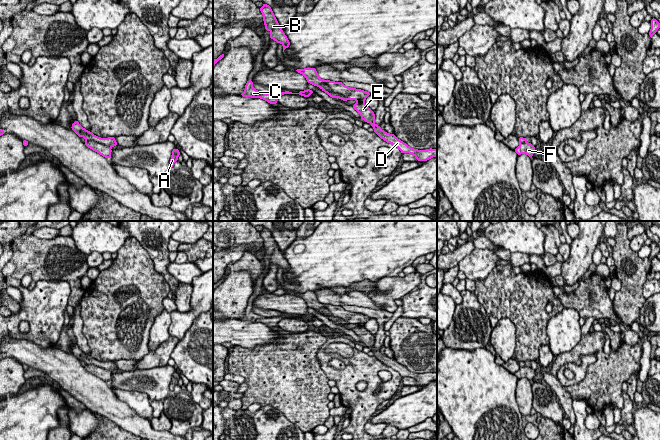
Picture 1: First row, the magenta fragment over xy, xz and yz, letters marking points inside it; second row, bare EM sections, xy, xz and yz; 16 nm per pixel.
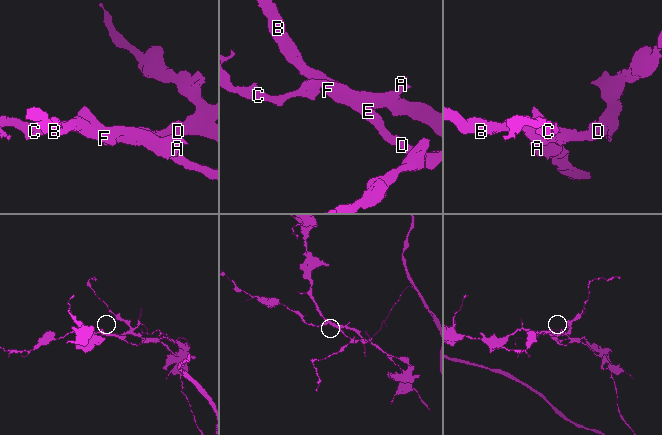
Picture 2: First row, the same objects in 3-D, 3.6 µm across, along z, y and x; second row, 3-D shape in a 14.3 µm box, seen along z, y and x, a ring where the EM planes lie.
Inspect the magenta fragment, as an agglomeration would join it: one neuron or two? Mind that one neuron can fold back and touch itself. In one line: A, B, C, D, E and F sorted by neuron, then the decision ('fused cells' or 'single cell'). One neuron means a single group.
groups A C / B D E F; fused cells

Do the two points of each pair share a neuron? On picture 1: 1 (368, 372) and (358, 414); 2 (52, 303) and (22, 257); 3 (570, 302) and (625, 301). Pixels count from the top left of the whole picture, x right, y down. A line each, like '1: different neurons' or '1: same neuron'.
1: same neuron
2: different neurons
3: different neurons

